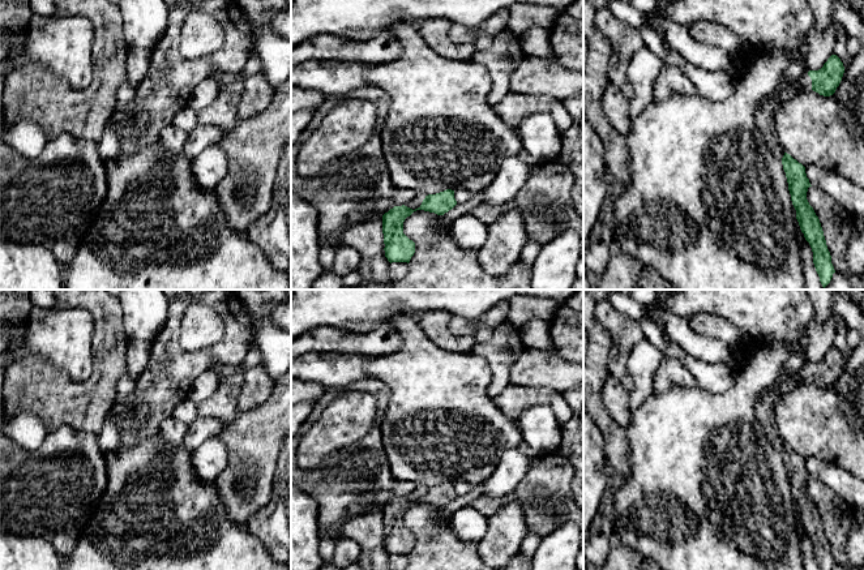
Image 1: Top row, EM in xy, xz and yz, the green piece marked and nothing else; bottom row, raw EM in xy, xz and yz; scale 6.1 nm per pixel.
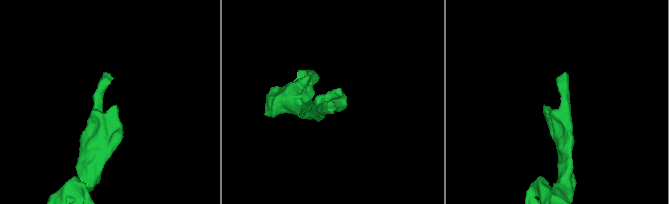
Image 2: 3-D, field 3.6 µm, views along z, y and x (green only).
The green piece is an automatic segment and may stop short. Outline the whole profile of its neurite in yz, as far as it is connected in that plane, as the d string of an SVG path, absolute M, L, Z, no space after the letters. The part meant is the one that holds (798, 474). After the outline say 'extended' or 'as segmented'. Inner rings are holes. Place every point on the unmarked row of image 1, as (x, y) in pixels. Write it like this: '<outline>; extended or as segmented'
M777 390L760 394L754 403L756 416L774 447L782 453L791 493L796 502L796 511L805 532L812 540L816 563L820 570L833 570L835 562L824 523L818 509L807 492L808 480L812 477L807 470L805 459L787 446L778 434L774 406L779 394L780 391Z; extended

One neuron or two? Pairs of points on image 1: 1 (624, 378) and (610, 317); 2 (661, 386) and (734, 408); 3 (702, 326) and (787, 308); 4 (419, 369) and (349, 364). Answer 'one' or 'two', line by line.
1: one
2: two
3: two
4: two

